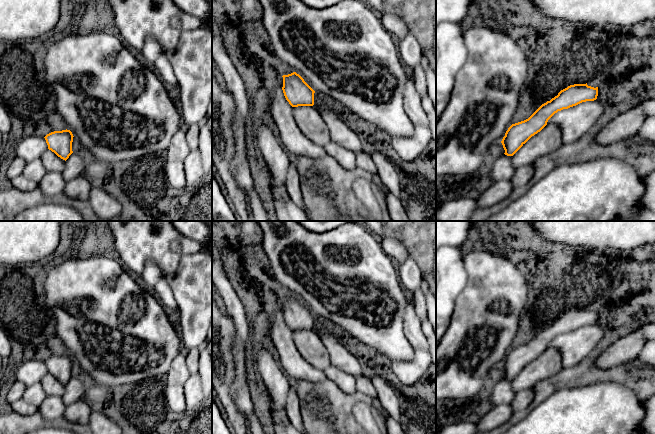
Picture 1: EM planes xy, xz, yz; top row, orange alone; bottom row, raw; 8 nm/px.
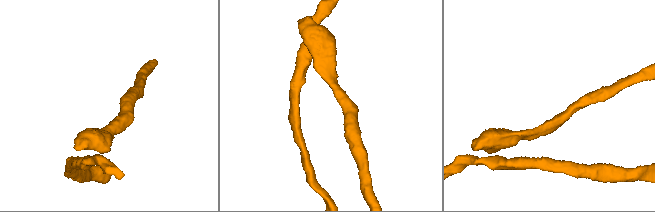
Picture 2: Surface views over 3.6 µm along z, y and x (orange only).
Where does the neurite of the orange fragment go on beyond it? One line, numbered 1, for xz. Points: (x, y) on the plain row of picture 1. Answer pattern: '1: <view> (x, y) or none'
1: none

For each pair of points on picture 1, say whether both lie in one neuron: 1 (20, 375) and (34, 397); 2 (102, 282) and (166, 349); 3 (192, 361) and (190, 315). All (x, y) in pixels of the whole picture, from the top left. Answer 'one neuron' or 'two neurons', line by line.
1: one neuron
2: one neuron
3: two neurons

